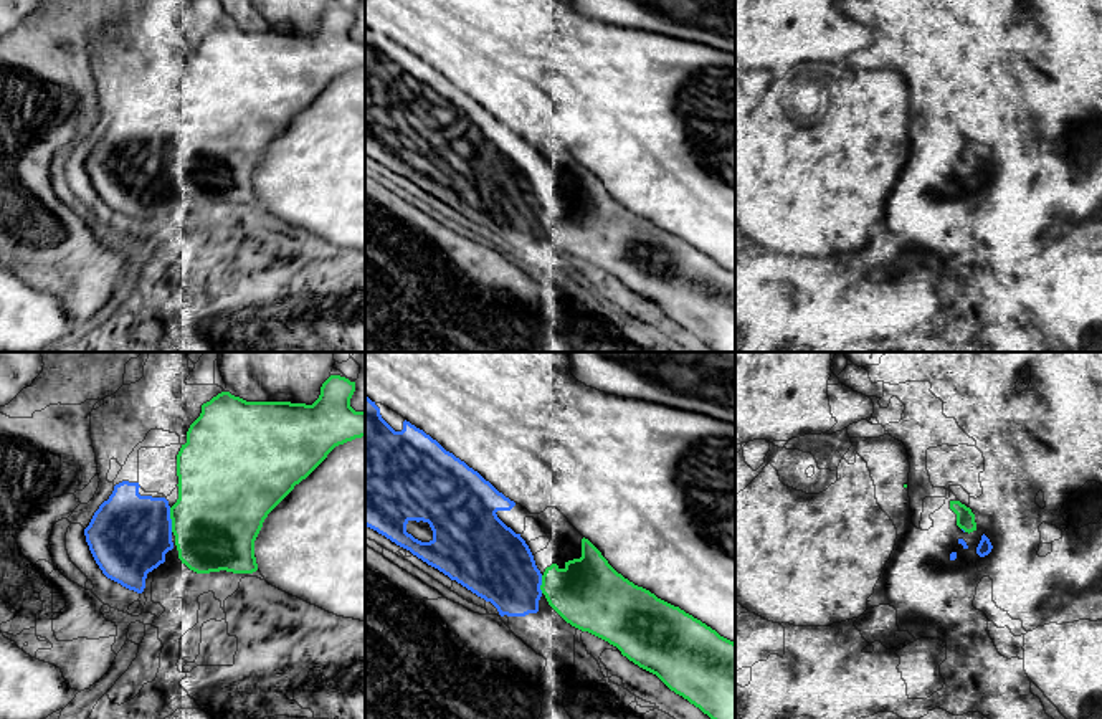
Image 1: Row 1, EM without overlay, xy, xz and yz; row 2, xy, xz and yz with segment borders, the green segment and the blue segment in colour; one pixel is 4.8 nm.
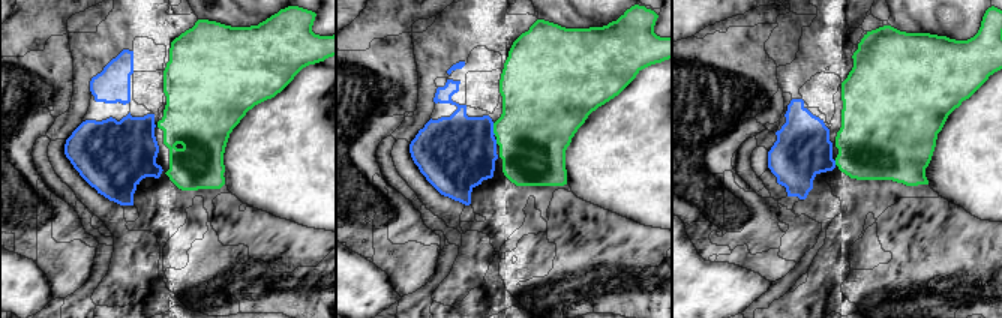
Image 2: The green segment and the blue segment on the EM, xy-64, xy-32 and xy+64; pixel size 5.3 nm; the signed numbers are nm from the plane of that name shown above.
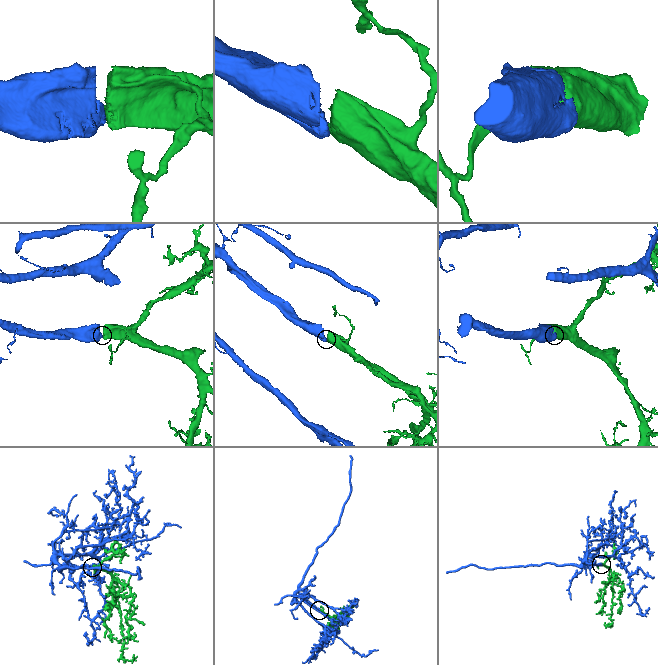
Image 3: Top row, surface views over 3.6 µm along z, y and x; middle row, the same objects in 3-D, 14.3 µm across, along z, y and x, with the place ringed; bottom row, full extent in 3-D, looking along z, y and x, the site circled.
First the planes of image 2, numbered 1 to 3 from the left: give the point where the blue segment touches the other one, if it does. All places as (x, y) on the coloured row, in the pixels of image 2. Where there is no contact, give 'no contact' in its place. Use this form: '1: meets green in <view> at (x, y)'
1: no contact
2: meets green in xy-32 at (494, 129)
3: meets green in xy+64 at (836, 162)

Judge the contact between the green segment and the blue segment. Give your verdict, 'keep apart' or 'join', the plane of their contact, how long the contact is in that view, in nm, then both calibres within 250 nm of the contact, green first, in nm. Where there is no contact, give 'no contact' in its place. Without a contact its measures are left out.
join | xy | 120 nm | 440/400 nm

